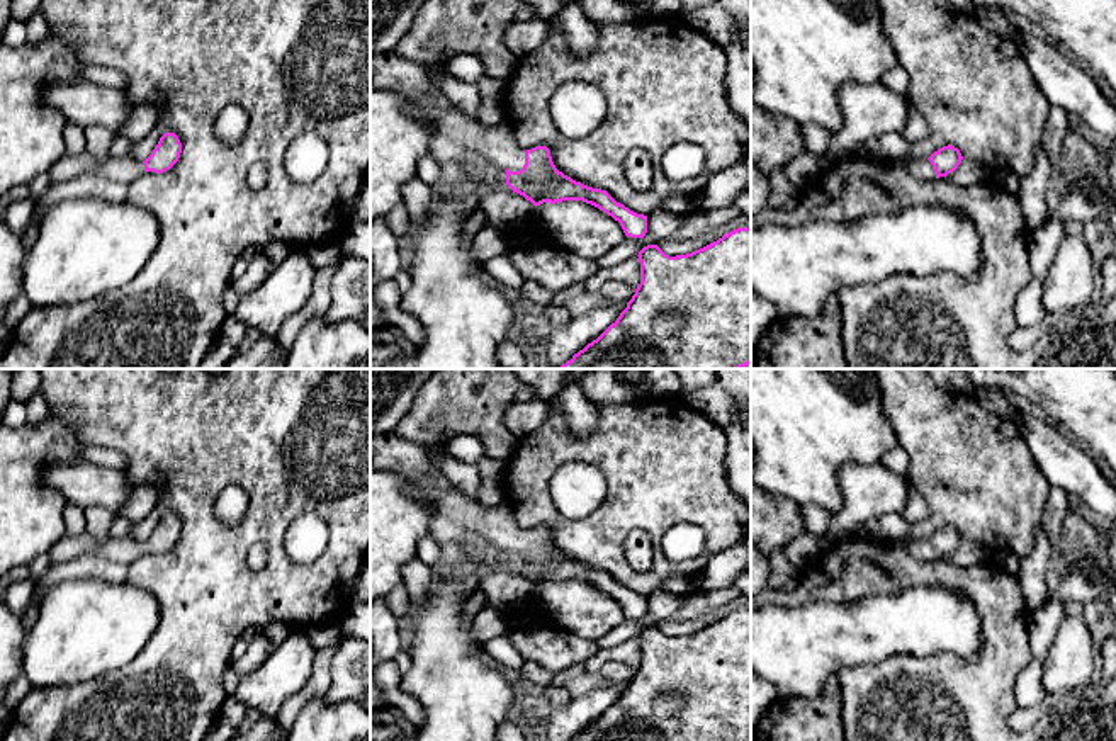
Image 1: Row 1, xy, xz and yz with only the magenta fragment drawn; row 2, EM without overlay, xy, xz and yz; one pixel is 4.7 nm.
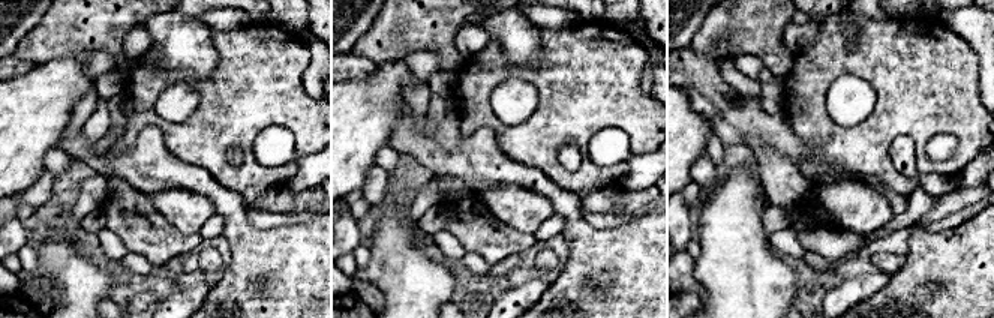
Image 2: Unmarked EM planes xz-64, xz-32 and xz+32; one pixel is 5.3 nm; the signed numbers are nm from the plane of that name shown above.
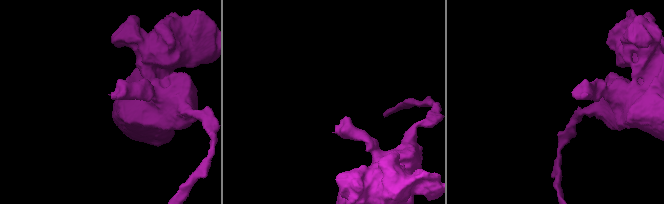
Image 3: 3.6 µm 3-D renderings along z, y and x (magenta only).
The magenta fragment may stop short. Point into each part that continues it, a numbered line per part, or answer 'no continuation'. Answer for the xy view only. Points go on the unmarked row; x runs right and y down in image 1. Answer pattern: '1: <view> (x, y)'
1: xy (126, 549)

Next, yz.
1: yz (921, 549)

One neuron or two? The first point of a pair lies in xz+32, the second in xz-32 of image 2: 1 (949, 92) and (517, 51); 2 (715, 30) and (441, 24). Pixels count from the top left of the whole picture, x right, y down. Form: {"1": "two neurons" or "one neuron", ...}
{"1": "two neurons", "2": "one neuron"}

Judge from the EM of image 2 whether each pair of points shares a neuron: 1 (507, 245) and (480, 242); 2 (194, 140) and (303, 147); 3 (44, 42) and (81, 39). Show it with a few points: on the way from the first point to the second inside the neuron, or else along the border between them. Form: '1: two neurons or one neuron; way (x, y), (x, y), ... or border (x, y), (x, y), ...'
1: one neuron; way (501, 242), (486, 242)
2: one neuron; way (224, 120), (228, 116), (287, 117)
3: one neuron; way (53, 39), (72, 39)

